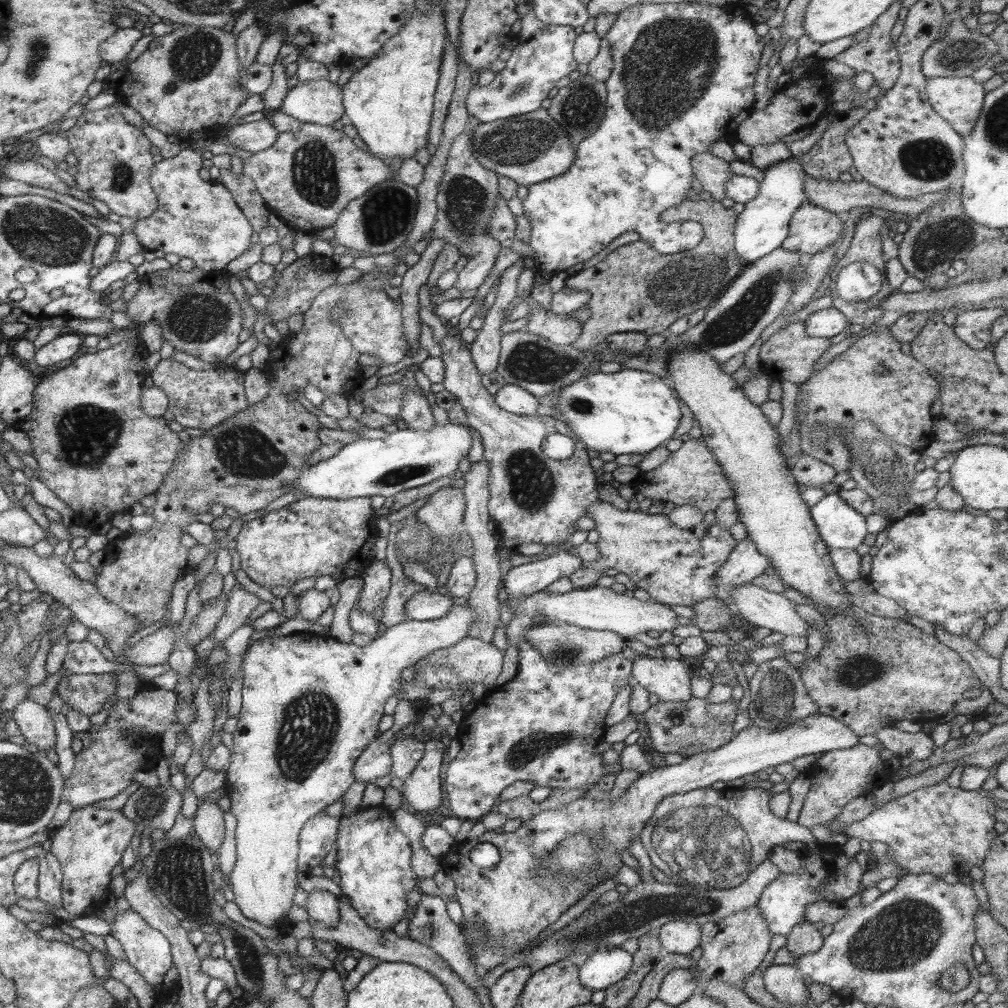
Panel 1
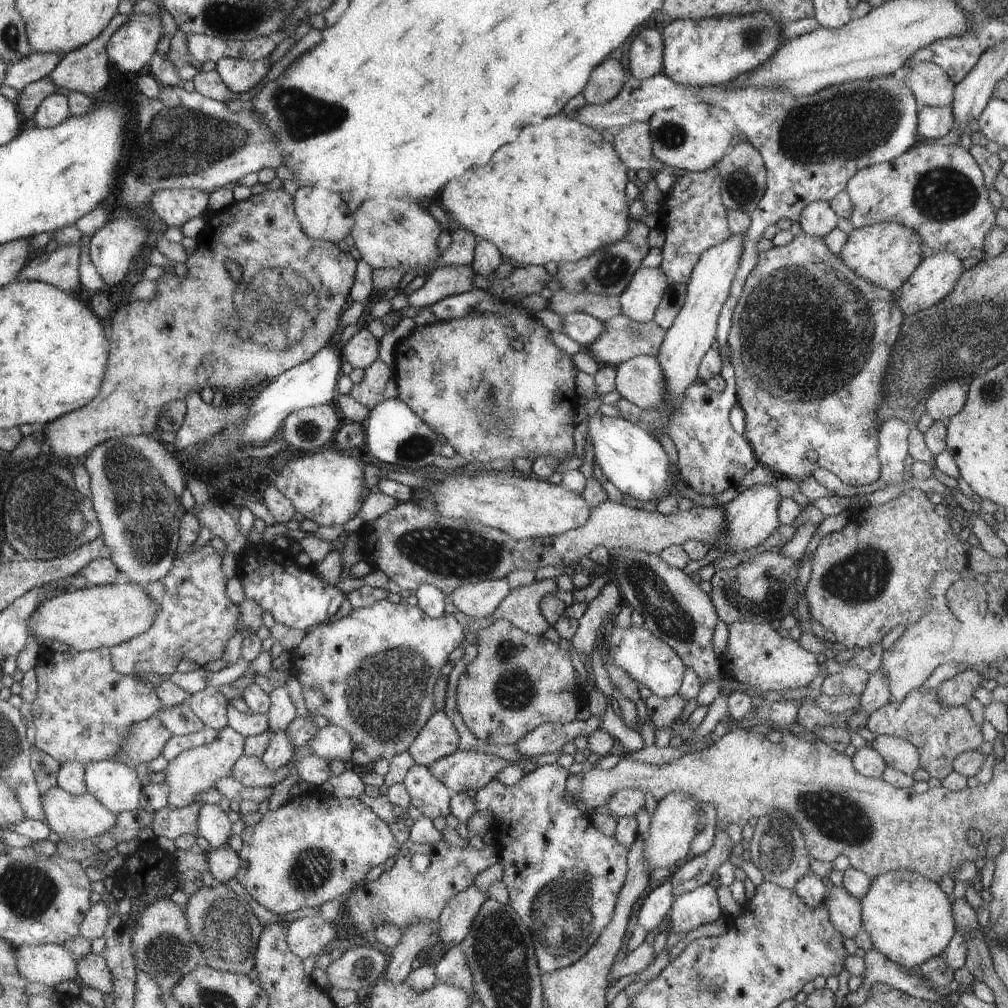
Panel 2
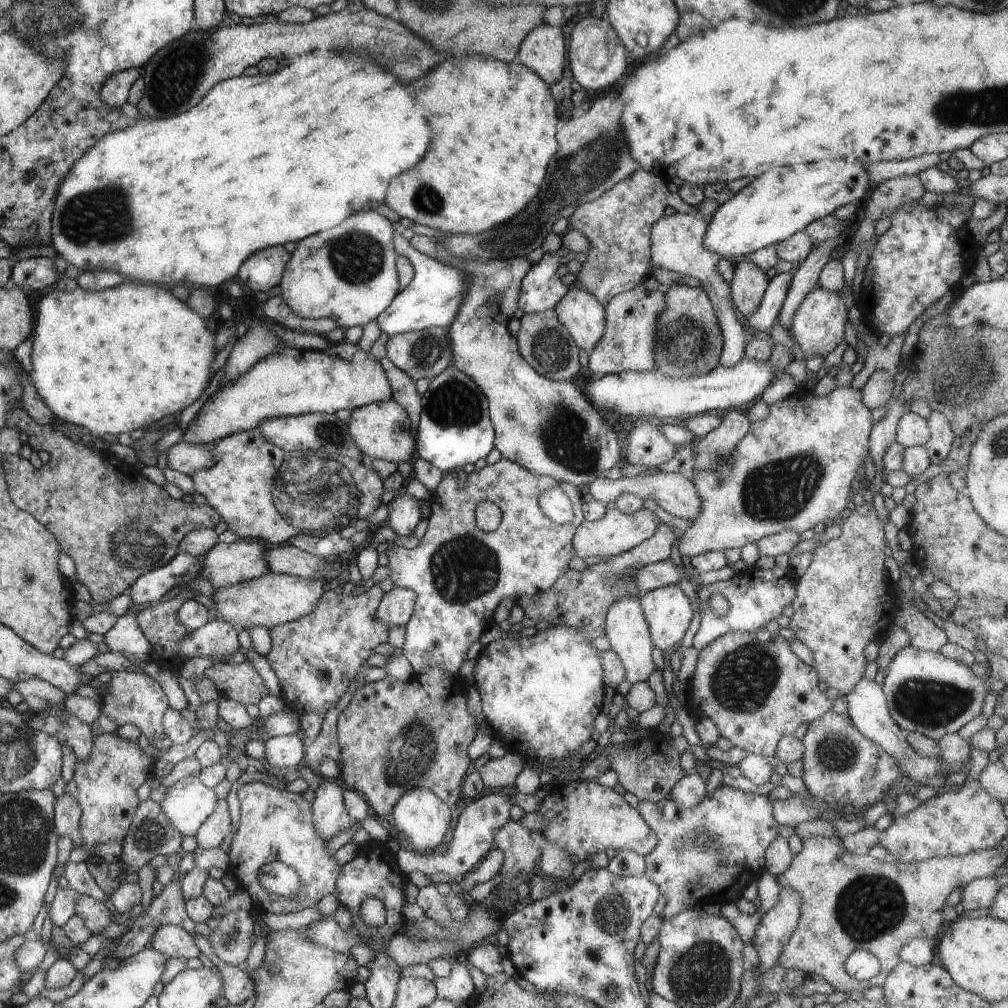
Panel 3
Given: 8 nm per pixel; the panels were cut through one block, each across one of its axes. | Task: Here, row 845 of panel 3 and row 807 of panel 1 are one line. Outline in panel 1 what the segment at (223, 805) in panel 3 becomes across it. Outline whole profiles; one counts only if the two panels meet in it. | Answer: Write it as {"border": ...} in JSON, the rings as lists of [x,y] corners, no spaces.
{"border":[[[205,800],[197,804],[197,812],[193,818],[193,830],[197,838],[213,852],[219,852],[219,846],[223,842],[223,814],[225,812],[217,806],[217,800]]]}

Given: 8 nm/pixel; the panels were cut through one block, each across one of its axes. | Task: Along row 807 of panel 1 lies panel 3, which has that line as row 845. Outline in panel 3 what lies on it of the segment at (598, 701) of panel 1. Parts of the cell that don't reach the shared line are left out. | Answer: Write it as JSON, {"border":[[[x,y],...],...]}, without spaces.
{"border":[[[481,794],[481,798],[473,798],[461,812],[457,812],[457,824],[455,824],[455,832],[451,832],[451,844],[449,844],[449,852],[447,854],[417,854],[409,848],[401,848],[395,854],[395,864],[399,868],[401,874],[409,874],[413,870],[423,872],[423,876],[435,874],[435,872],[443,872],[449,874],[451,878],[465,876],[467,872],[471,872],[475,866],[481,864],[481,860],[493,850],[493,840],[497,838],[499,830],[511,820],[509,810],[513,808],[511,798],[505,794]]]}

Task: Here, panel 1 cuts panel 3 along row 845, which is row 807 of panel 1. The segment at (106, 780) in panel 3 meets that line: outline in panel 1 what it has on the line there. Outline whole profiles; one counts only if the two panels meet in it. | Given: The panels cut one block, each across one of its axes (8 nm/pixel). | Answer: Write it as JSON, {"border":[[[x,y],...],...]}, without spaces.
{"border":[[[93,804],[73,810],[71,818],[55,830],[51,838],[51,854],[63,864],[63,910],[79,916],[81,912],[97,910],[103,902],[109,880],[109,872],[119,864],[121,852],[125,852],[133,838],[137,824],[129,820],[121,810],[103,810]]]}

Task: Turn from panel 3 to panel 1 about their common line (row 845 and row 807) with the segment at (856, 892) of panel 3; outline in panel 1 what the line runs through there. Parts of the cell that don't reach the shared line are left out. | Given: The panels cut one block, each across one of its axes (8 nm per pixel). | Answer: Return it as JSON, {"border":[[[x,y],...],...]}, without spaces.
{"border":[[[857,744],[849,750],[833,750],[825,752],[819,760],[815,760],[813,768],[809,770],[811,778],[811,790],[805,794],[805,802],[799,810],[797,824],[811,828],[813,824],[825,824],[839,816],[843,806],[847,806],[857,796],[867,796],[873,790],[877,790],[881,784],[891,780],[891,772],[887,770],[887,764],[879,760],[877,748],[869,748],[863,744]]]}

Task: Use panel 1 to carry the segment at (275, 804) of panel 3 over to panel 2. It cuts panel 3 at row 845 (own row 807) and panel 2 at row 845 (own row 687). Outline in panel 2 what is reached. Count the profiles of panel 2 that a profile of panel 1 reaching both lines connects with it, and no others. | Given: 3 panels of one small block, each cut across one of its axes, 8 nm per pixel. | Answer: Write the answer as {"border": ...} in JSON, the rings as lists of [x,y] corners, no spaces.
{"border":[[[315,794],[291,796],[283,806],[269,810],[257,824],[249,826],[241,834],[241,840],[243,846],[237,852],[241,860],[241,868],[237,870],[239,884],[257,904],[281,916],[307,906],[323,906],[333,898],[345,898],[349,886],[353,888],[359,884],[373,866],[381,866],[389,856],[395,858],[401,848],[401,844],[393,840],[387,824],[377,818],[361,800],[329,798],[329,802],[323,802],[315,798]]]}

